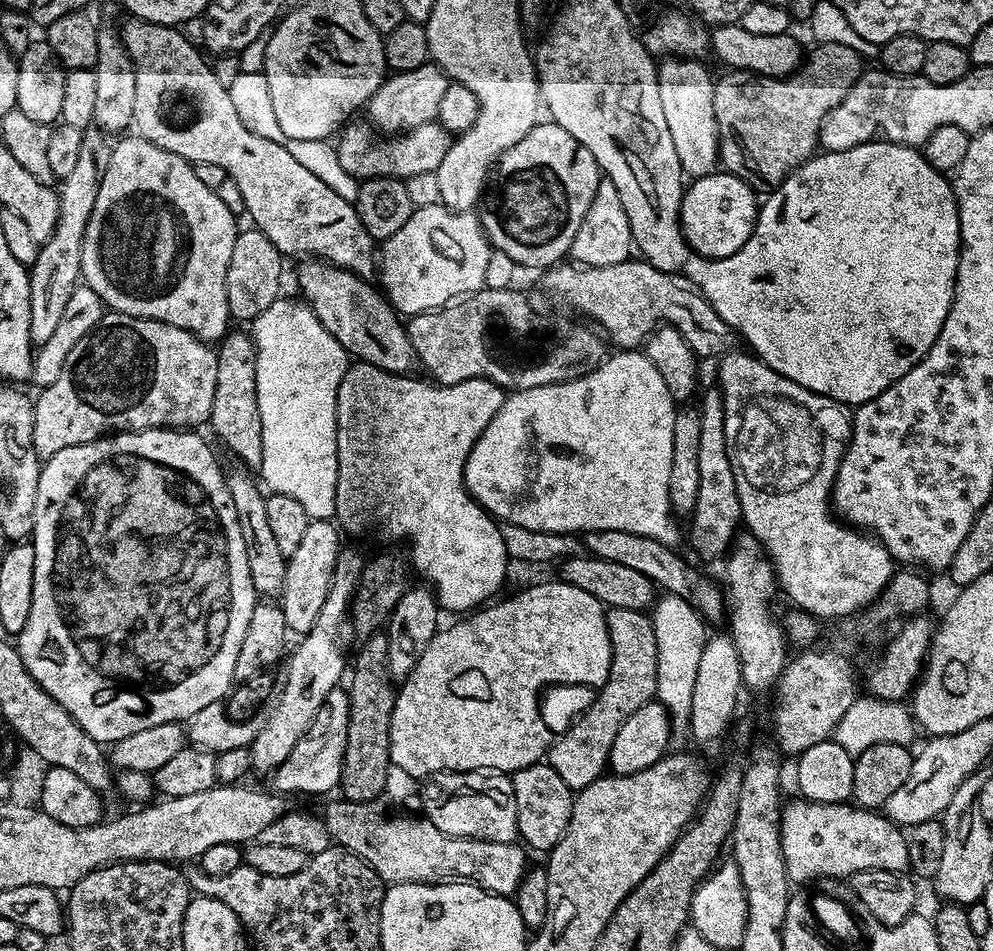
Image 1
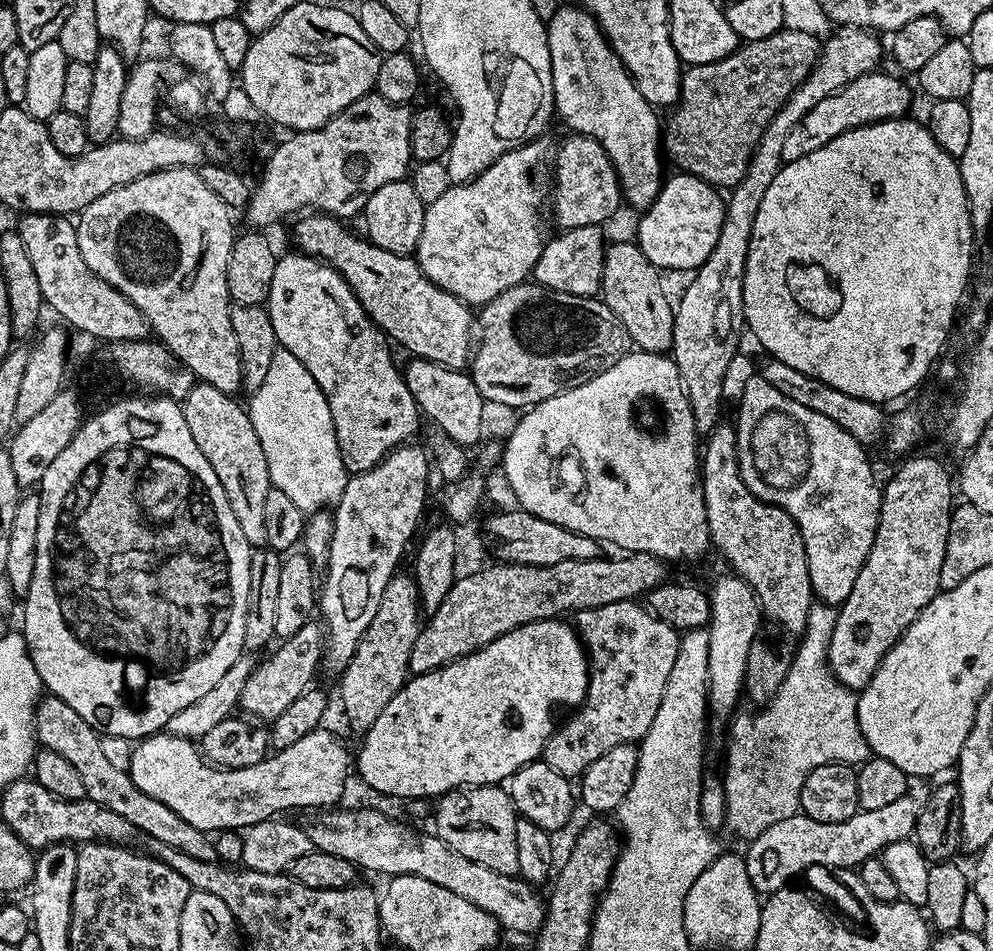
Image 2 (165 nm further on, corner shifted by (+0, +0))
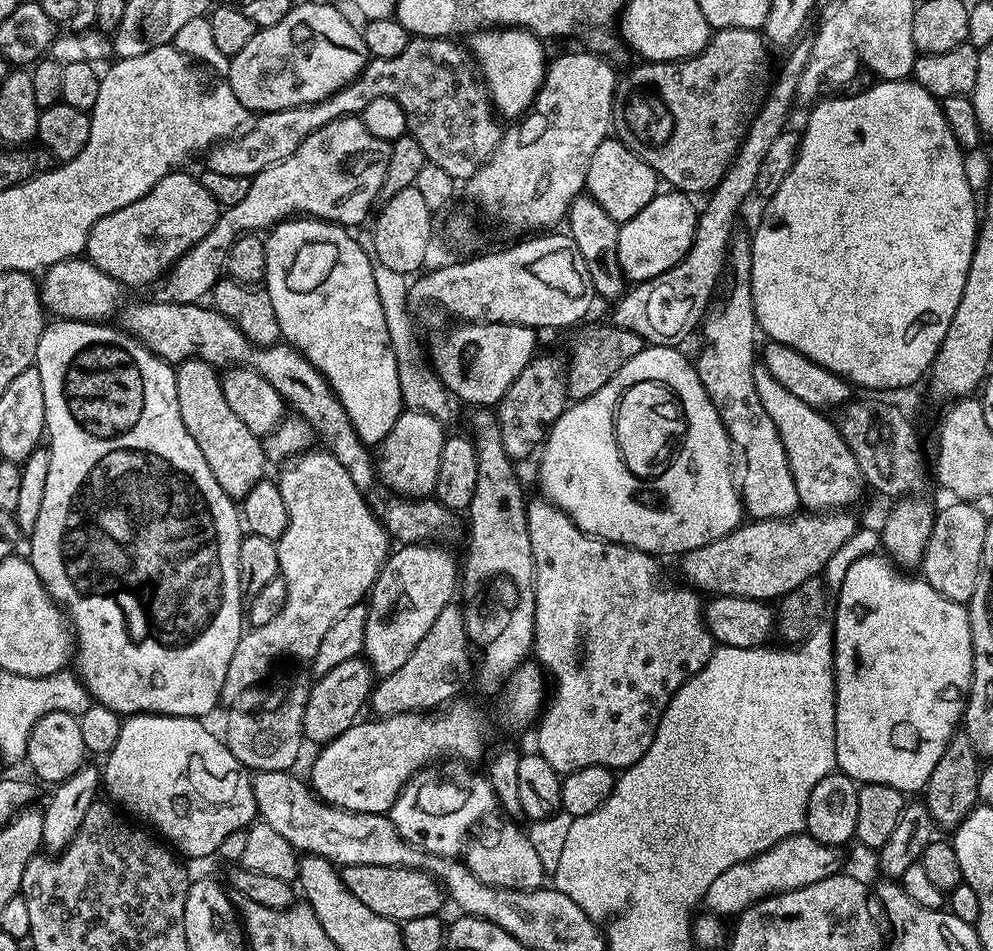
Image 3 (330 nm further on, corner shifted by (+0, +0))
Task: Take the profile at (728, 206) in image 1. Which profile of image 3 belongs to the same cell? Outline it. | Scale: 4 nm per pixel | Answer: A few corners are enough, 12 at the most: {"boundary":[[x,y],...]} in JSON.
{"boundary":[[661,191],[620,224],[618,262],[649,280],[690,250],[698,208]]}

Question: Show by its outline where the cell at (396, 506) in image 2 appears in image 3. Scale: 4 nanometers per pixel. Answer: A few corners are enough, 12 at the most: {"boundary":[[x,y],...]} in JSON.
{"boundary":[[401,411],[378,446],[378,480],[399,496],[436,491],[445,425]]}

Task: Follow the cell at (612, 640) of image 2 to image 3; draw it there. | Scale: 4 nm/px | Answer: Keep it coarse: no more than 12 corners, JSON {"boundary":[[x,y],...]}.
{"boundary":[[527,501],[535,751],[623,770],[712,656],[657,557]]}

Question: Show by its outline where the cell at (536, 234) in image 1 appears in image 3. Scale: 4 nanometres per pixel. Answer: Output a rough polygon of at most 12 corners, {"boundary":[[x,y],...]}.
{"boundary":[[618,138],[590,158],[587,195],[617,222],[658,195],[656,171]]}

